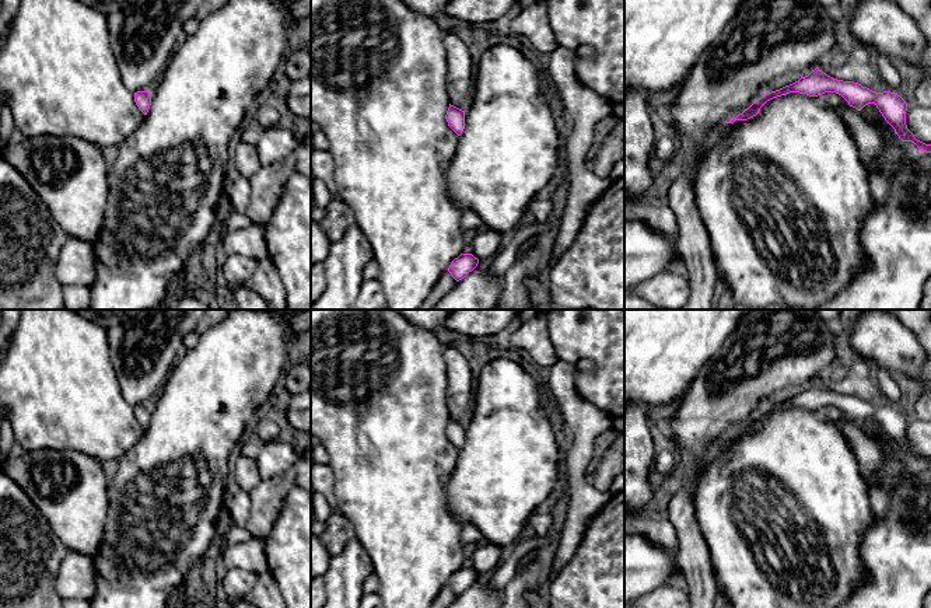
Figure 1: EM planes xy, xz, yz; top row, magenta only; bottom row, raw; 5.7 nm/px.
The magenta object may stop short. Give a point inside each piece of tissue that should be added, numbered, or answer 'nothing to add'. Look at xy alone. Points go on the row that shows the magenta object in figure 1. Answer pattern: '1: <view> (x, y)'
nothing to add

